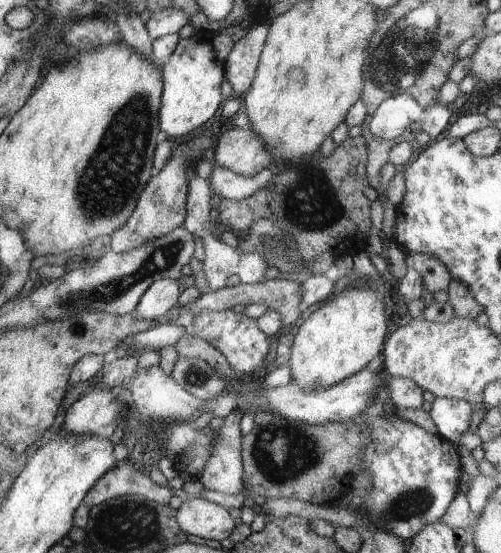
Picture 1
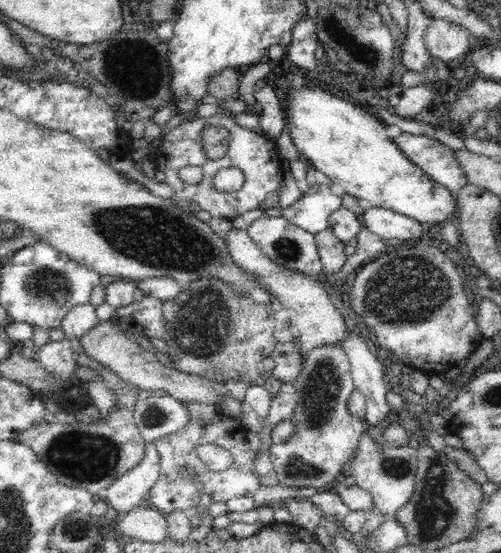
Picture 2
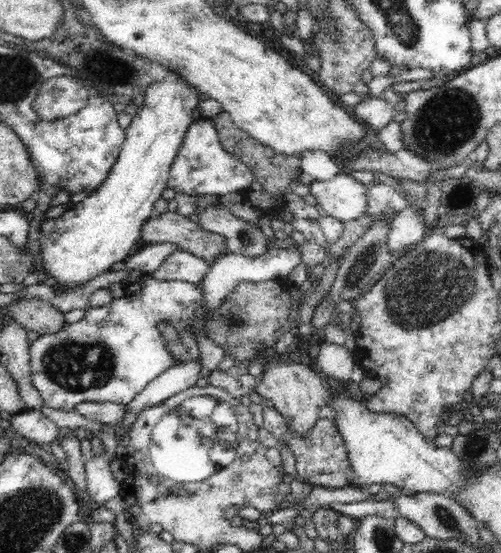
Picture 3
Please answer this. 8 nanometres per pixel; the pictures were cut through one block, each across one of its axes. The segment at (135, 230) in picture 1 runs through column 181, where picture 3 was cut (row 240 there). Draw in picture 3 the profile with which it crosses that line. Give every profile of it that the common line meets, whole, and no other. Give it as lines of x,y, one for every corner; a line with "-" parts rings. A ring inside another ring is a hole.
175,212
154,213
142,226
140,237
147,243
169,242
177,248
202,257
210,265
230,252
225,236
208,232
197,222

